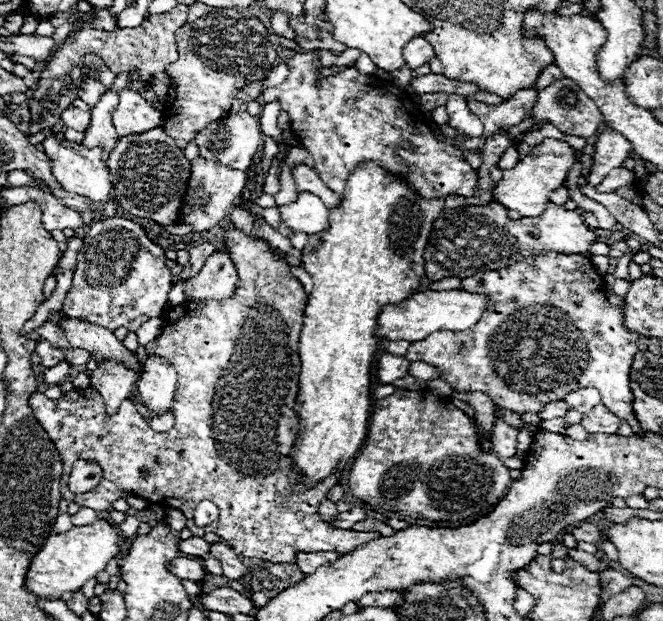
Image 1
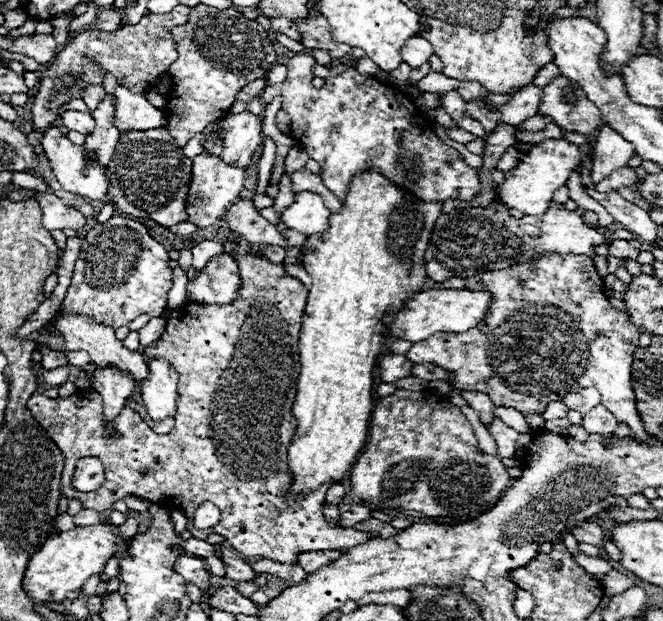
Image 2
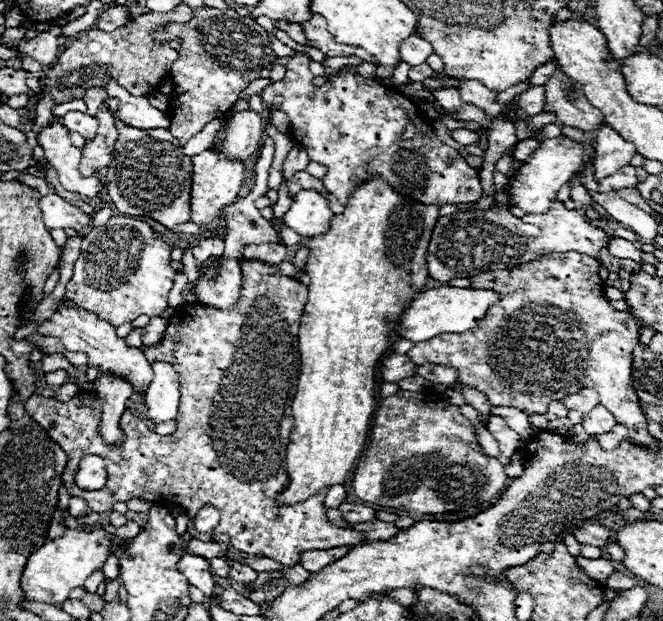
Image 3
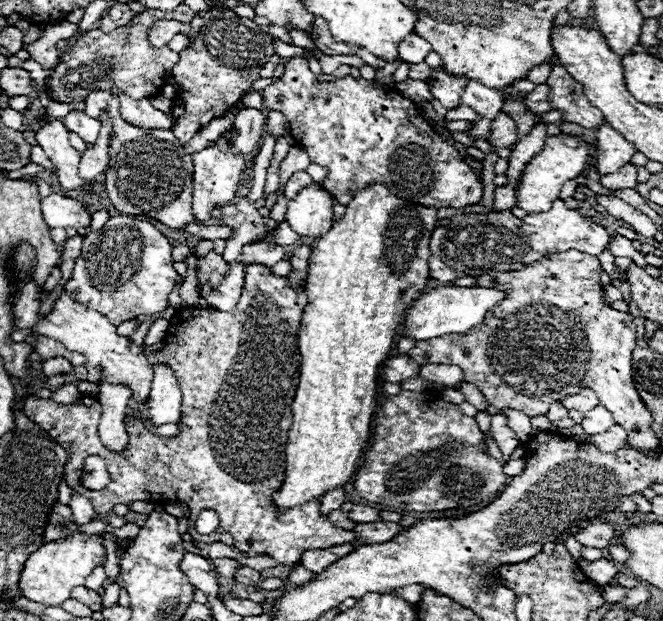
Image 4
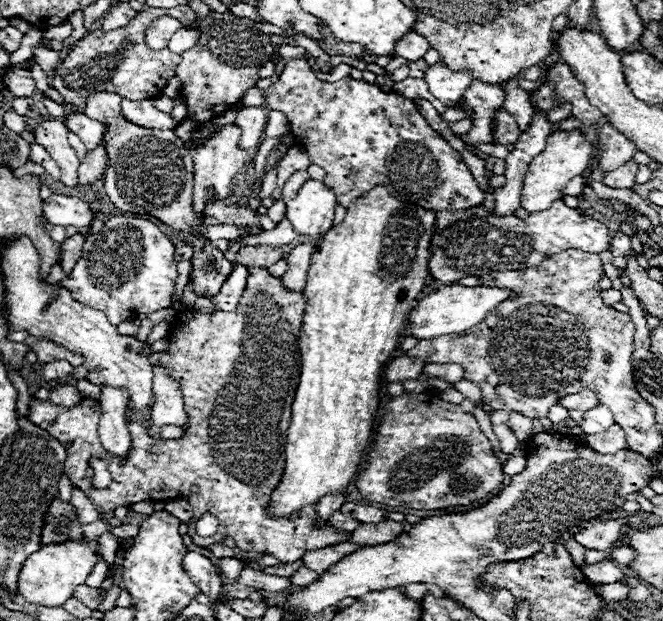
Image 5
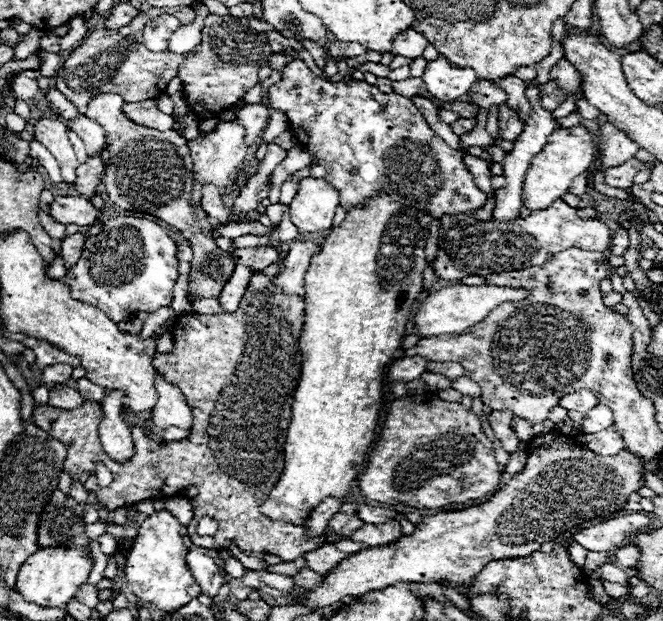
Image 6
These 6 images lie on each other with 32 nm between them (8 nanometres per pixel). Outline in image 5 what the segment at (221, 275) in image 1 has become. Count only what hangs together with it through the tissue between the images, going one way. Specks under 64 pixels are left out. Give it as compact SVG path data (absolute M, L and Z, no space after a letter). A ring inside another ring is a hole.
M234 264L232 274L226 278L220 292L212 298L216 302L216 306L224 312L234 312L240 302L240 296L244 292L246 280L248 280L248 268L242 264Z

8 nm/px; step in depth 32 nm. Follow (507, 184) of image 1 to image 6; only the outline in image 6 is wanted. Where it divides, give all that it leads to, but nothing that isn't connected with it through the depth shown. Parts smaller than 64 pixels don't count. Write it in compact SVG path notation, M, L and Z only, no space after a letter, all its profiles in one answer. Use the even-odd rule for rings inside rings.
M582 124L572 126L572 128L554 130L554 134L550 134L546 146L530 162L530 168L528 168L526 180L524 180L522 202L530 210L542 210L542 208L550 206L554 200L562 198L562 194L568 190L568 186L572 184L572 180L576 176L580 176L594 164L594 158L596 158L596 148L594 148L592 136Z

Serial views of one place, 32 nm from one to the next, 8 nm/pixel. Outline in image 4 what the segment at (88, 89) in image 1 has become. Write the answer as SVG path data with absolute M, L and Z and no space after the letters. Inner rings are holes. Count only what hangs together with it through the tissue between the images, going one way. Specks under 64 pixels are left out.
M94 90L86 96L84 112L90 114L92 118L100 118L102 112L110 112L114 138L110 140L110 164L104 174L106 176L104 184L106 184L106 194L114 204L114 208L120 210L122 214L144 214L156 218L170 228L184 228L186 224L196 224L196 218L192 214L192 174L194 174L192 156L184 152L184 144L172 134L172 130L158 130L158 128L146 130L130 126L120 116L120 98L102 90Z

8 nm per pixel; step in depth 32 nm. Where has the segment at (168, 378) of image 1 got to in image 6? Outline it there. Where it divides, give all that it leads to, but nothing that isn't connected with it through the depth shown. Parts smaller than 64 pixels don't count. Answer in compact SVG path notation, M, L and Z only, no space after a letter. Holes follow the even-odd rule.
M156 374L156 390L158 390L158 402L152 410L152 422L158 428L176 426L176 428L190 430L194 416L184 400L184 394L180 392L180 388L166 382L160 374Z

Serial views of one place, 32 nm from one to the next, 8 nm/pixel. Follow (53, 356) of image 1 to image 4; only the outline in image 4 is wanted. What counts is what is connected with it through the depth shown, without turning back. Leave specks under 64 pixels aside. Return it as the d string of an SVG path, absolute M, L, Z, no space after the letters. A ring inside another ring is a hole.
M50 358L42 364L42 372L44 376L56 376L56 374L70 374L74 370L74 366L66 360L66 358Z

